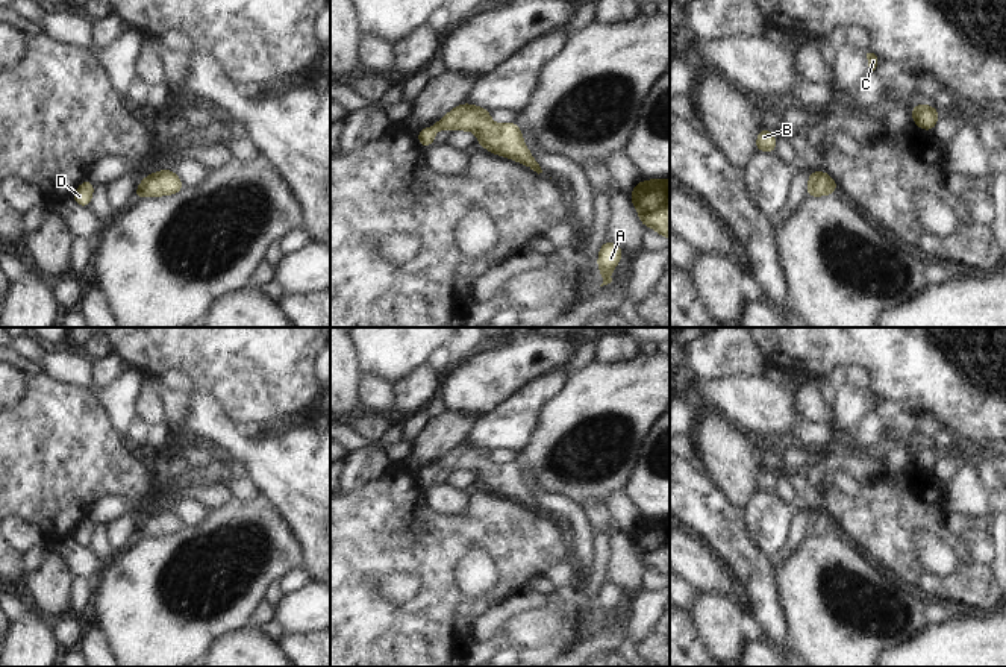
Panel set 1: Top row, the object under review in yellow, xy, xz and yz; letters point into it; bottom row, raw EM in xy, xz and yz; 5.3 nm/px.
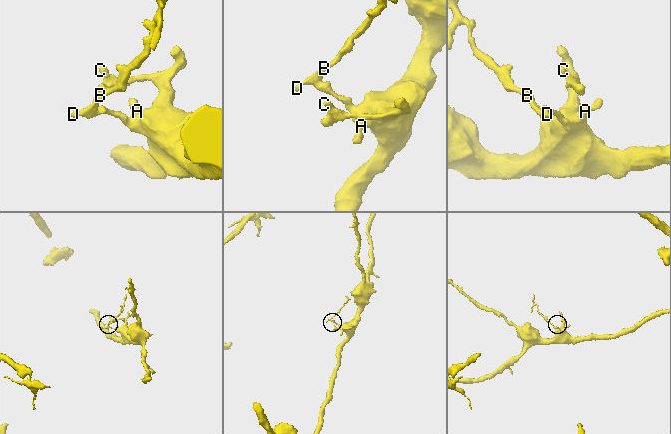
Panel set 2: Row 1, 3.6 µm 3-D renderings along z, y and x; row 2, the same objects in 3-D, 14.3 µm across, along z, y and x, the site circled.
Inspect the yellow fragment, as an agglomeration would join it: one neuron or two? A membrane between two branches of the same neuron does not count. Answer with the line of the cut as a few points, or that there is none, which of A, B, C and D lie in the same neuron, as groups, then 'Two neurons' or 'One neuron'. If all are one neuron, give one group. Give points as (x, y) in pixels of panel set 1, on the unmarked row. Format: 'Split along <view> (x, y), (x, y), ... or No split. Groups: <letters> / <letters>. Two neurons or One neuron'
No split. Groups: A B C D. One neuron

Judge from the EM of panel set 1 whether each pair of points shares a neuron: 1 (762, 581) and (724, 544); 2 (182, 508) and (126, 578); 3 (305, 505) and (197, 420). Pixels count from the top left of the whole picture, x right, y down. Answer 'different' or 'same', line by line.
1: same
2: different
3: same

